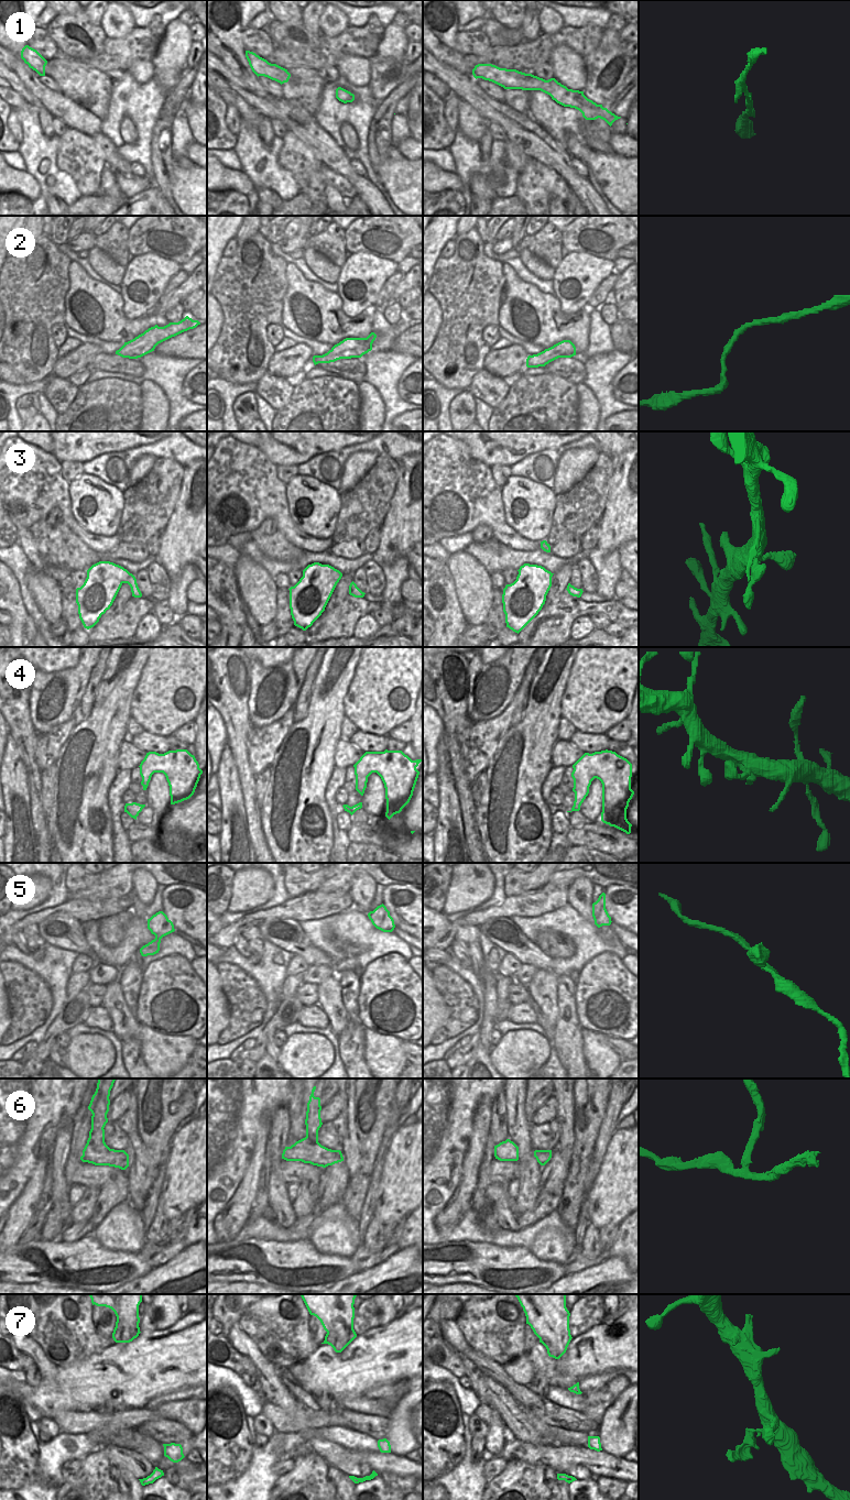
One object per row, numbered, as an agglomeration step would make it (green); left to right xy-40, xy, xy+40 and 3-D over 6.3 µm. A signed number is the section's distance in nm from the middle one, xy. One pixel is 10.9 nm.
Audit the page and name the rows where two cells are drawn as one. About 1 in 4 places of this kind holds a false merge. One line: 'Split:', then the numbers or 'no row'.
Split: 6

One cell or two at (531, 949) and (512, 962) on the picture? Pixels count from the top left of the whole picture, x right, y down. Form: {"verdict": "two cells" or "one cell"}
{"verdict": "two cells"}

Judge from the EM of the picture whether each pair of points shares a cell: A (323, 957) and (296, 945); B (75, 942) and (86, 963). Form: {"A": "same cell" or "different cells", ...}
{"A": "same cell", "B": "different cells"}

